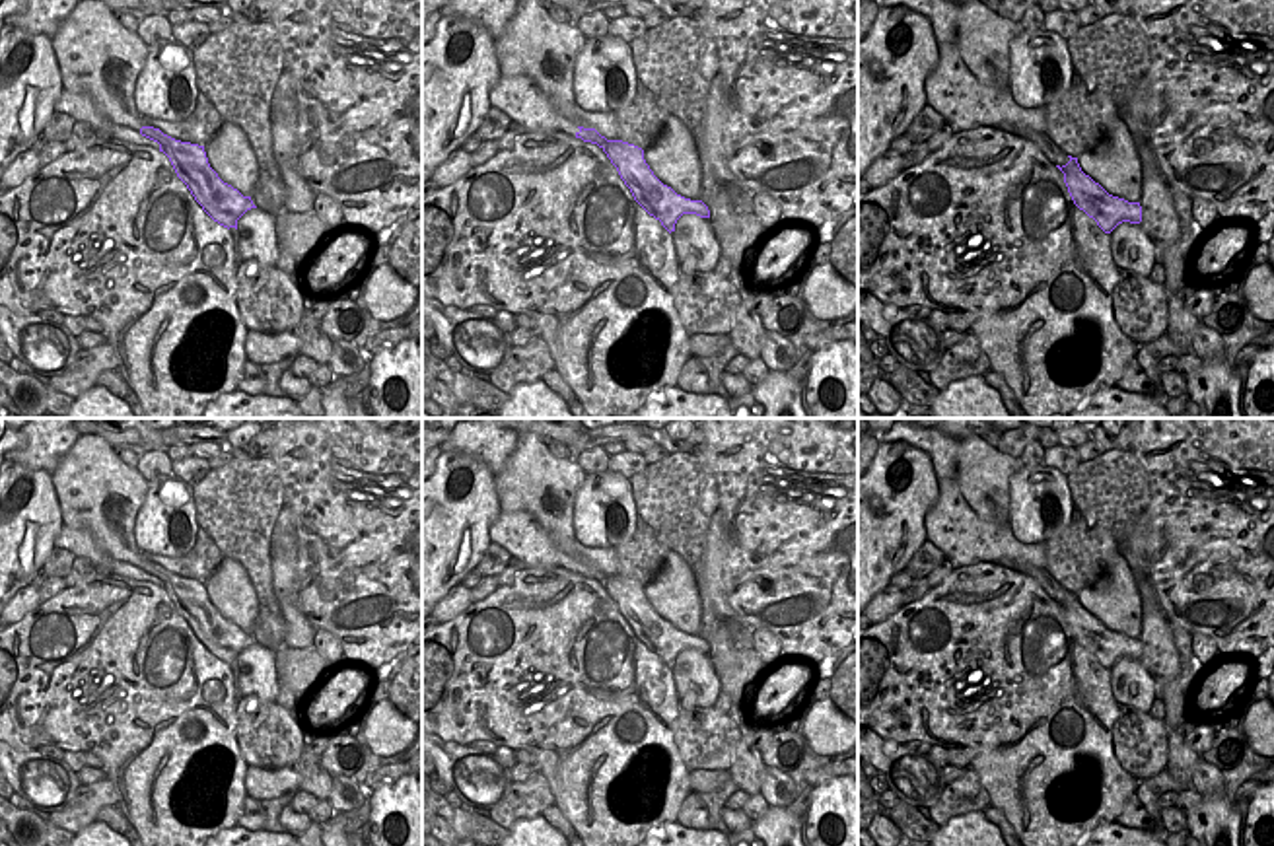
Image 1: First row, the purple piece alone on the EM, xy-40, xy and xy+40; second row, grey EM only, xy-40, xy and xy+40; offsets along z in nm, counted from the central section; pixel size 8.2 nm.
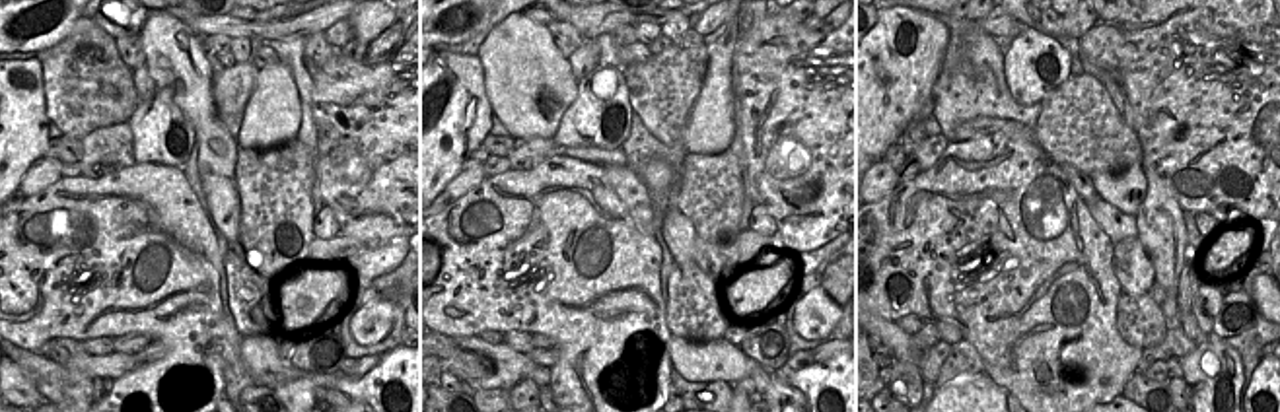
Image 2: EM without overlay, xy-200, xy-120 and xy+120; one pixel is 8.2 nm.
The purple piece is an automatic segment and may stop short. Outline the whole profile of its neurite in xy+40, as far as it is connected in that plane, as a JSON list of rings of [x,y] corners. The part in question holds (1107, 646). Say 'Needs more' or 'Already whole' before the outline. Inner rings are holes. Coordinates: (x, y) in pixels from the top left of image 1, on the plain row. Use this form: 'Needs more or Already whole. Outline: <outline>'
Already whole. Outline: [[[1068,593],[1070,597],[1066,601],[1056,601],[1064,609],[1068,628],[1074,640],[1093,653],[1105,669],[1111,669],[1122,657],[1142,657],[1140,638],[1128,638],[1109,630],[1099,618],[1081,607],[1078,593]]]

